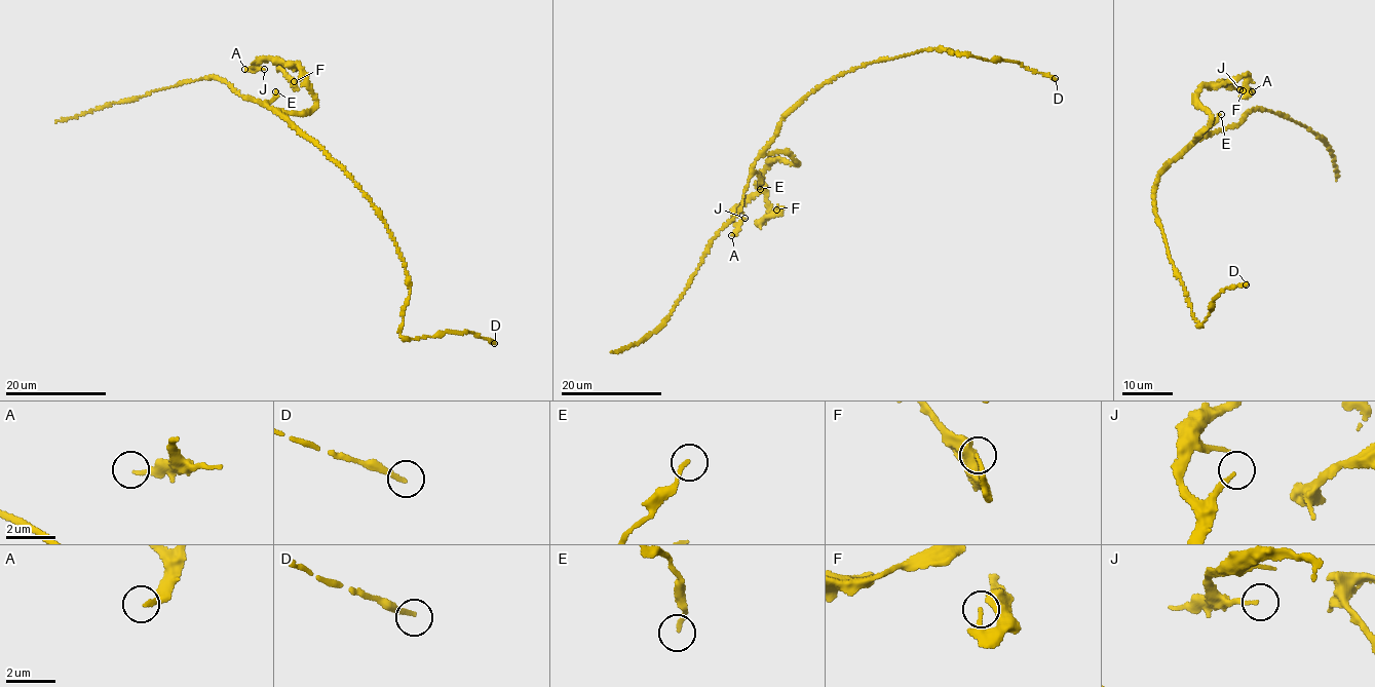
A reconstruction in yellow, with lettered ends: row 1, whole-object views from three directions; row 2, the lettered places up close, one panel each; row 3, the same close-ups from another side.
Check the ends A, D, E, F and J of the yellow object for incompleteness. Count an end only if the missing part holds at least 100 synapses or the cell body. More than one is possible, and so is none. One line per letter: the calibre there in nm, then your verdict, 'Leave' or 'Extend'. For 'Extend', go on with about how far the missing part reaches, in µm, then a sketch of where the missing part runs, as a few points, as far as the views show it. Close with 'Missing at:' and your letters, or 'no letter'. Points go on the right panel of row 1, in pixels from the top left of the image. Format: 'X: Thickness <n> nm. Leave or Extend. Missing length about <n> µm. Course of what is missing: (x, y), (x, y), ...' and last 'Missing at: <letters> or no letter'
A: Thickness 180 nm. Leave
D: Thickness 220 nm. Leave
E: Thickness 160 nm. Leave
F: Thickness 120 nm. Leave
J: Thickness 160 nm. Leave
Missing at: no letter

